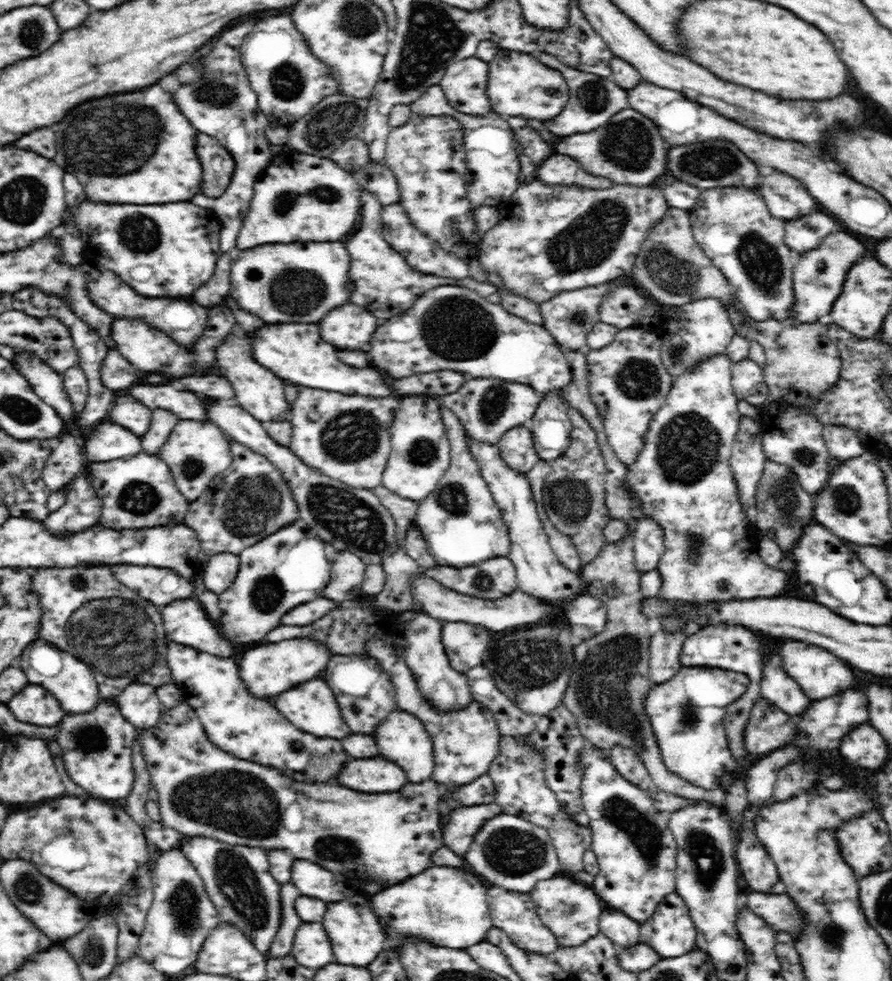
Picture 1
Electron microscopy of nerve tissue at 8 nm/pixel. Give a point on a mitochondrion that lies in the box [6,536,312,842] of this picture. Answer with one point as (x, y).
(110, 633)

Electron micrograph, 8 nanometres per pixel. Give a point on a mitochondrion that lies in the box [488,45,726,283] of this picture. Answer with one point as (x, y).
(587, 242)

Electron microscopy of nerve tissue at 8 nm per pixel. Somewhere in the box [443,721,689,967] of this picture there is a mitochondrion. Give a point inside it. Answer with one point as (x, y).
(645, 834)

